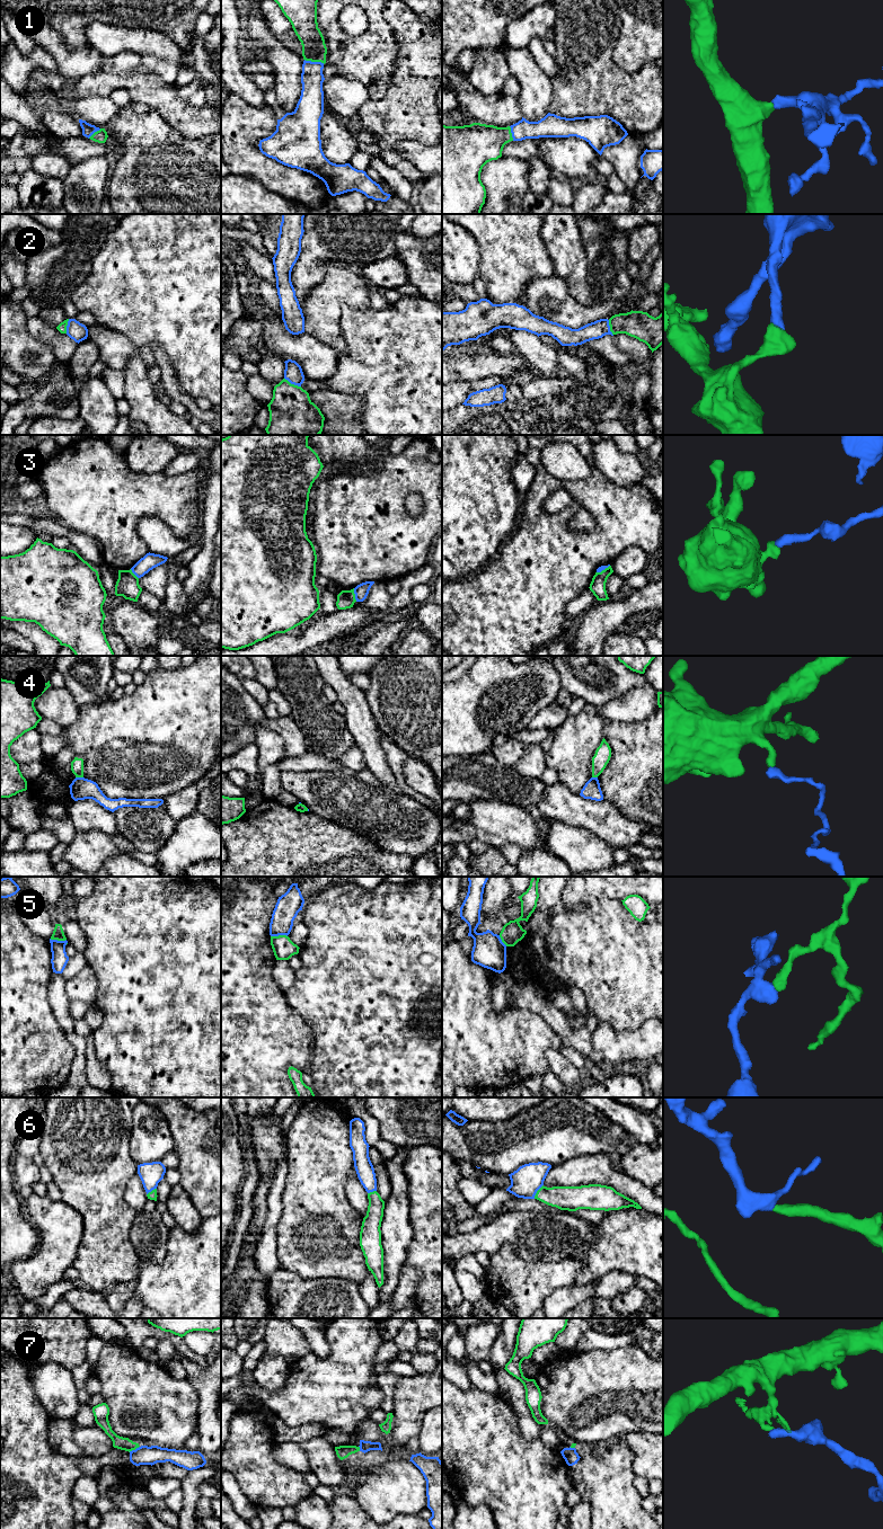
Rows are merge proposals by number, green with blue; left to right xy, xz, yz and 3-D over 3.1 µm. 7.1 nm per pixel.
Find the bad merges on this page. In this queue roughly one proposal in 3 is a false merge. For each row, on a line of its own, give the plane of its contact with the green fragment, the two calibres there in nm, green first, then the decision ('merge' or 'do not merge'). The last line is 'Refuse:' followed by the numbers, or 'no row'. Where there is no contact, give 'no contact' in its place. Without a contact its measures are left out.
1: xz | 180/160 nm | merge
2: xz | 360/130 nm | merge
3: xz | 130/100 nm | do not merge
4: xy | 100/160 nm | do not merge
5: xz | 160/170 nm | do not merge
6: yz | 180/220 nm | merge
7: xy | 100/140 nm | do not merge
Refuse: 3, 4, 5, 7

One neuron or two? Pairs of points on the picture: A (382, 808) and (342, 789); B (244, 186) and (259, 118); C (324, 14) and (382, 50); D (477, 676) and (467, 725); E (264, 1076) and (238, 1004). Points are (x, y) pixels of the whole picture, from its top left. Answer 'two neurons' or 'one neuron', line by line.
A: one neuron
B: two neurons
C: one neuron
D: one neuron
E: one neuron

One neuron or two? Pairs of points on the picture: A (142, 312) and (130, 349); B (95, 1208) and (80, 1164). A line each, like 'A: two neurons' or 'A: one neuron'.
A: two neurons
B: one neuron

